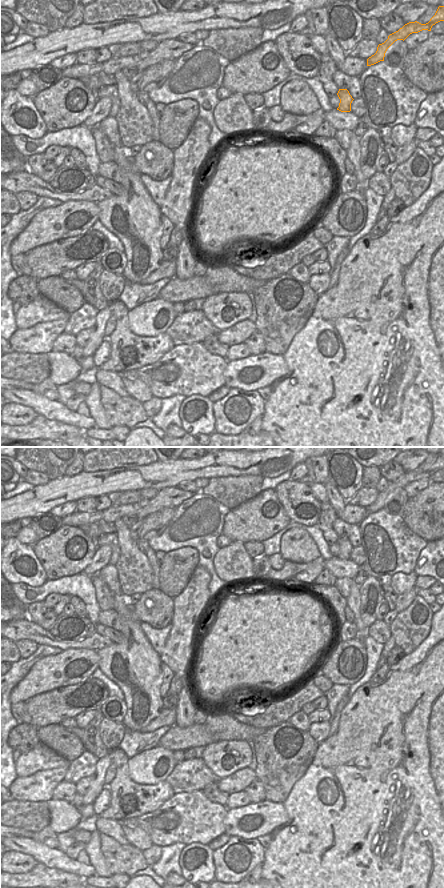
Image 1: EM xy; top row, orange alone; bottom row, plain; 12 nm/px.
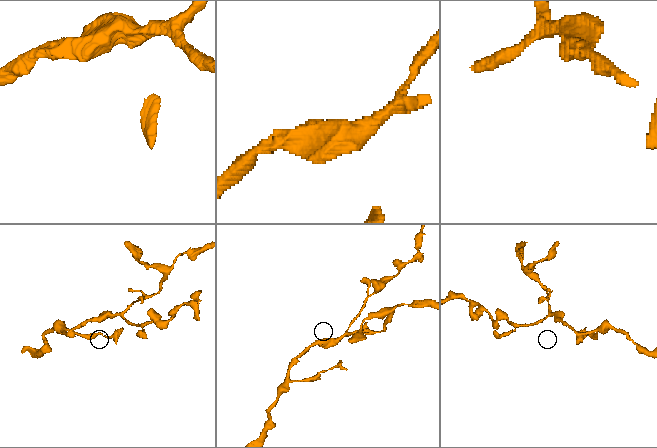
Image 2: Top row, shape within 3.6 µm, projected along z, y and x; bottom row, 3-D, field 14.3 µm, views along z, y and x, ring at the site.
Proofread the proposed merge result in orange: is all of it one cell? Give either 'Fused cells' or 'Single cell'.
Single cell

